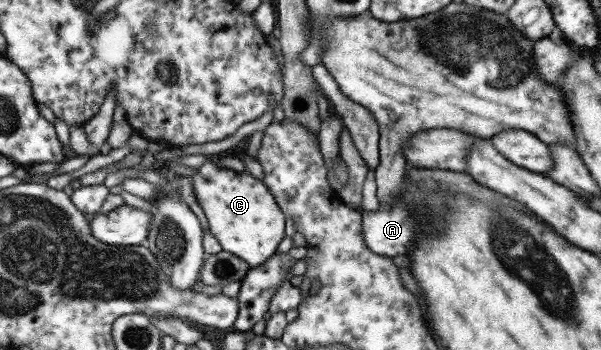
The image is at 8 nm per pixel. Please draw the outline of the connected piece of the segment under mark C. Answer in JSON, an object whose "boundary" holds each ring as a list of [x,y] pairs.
{"boundary":[[[205,156],[205,163],[201,164],[195,172],[189,176],[193,194],[197,204],[203,210],[208,220],[208,229],[221,246],[221,250],[230,252],[245,261],[249,267],[257,267],[265,262],[276,250],[279,241],[284,237],[284,215],[277,208],[273,196],[265,190],[263,182],[253,177],[248,172],[243,174],[231,169],[220,169]]]}

